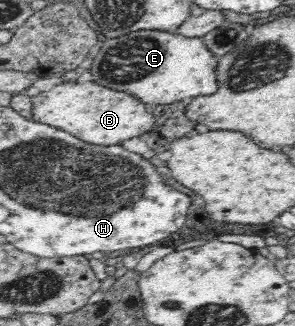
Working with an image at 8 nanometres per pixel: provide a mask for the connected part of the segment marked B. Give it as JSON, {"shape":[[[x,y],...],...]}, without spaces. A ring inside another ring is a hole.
{"shape":[[[93,80],[83,83],[67,81],[31,97],[31,100],[31,120],[58,128],[88,144],[121,145],[124,140],[146,134],[154,126],[152,114],[146,112],[146,106],[135,96],[100,86]]]}

